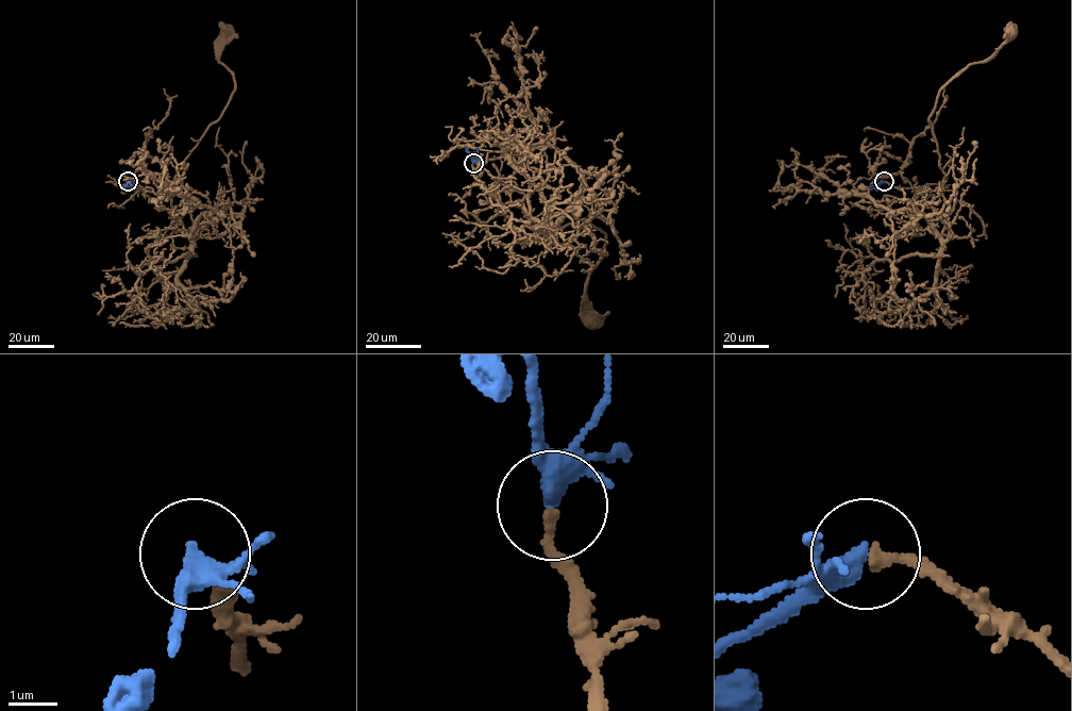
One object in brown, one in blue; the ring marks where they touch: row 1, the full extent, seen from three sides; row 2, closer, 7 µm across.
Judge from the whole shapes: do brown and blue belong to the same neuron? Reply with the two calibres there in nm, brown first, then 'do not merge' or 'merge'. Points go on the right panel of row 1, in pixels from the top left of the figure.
260 nm thick on the brown side, 320 nm on the other; merge

